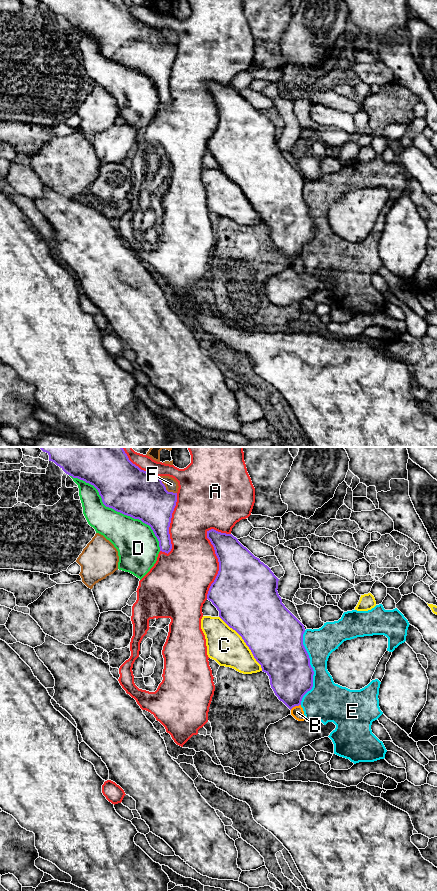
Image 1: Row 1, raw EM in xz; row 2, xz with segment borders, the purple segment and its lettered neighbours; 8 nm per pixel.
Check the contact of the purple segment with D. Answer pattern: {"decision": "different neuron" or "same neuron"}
{"decision": "same neuron"}

